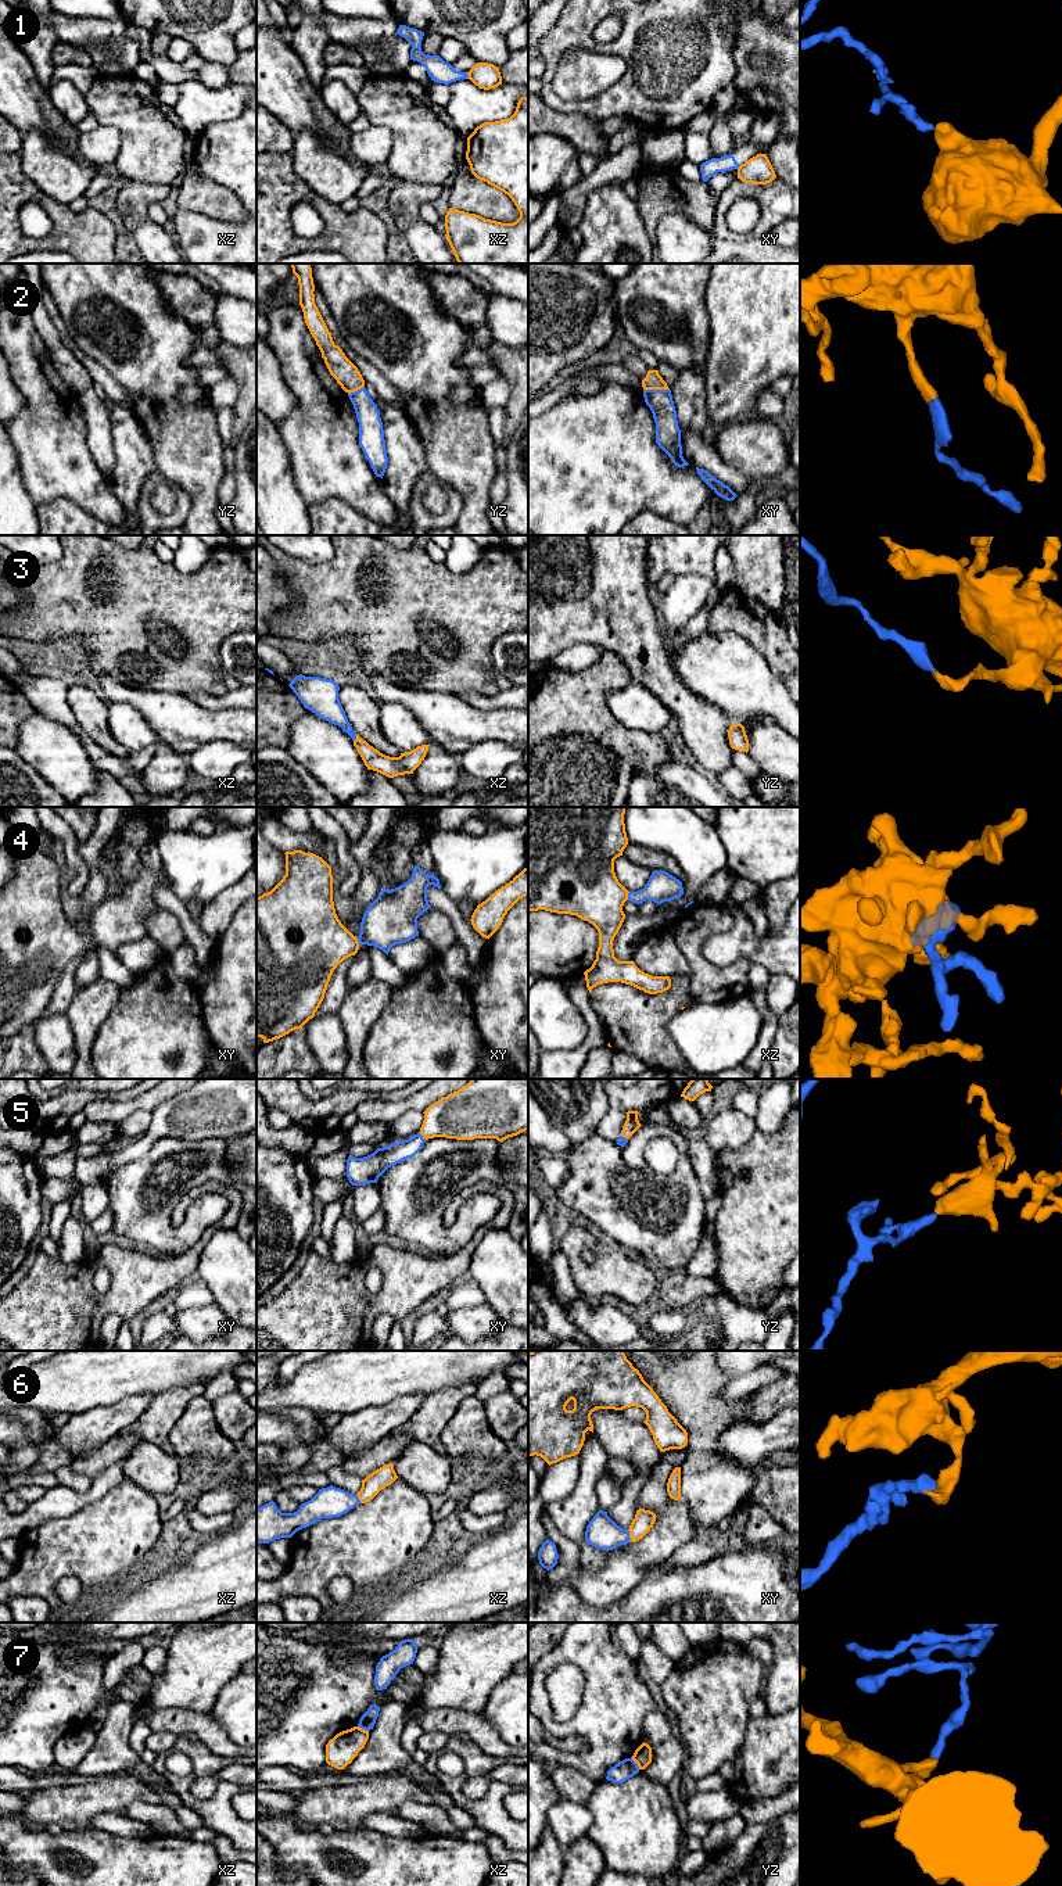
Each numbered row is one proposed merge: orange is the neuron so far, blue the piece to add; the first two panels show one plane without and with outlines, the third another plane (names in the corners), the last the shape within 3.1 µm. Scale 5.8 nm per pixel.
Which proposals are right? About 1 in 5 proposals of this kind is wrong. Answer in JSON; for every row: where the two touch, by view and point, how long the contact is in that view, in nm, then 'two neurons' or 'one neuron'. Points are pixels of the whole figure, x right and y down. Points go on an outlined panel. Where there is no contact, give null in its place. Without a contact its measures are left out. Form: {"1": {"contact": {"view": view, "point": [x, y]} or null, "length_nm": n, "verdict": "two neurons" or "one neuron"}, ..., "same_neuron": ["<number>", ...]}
{"1": {"contact": {"view": "xz", "point": [469, 76]}, "length_nm": 30, "verdict": "two neurons"}, "2": {"contact": {"view": "xy", "point": [656, 388]}, "length_nm": 150, "verdict": "one neuron"}, "3": {"contact": {"view": "xz", "point": [357, 738]}, "length_nm": 40, "verdict": "one neuron"}, "4": {"contact": {"view": "xz", "point": [627, 896]}, "length_nm": 50, "verdict": "one neuron"}, "5": {"contact": {"view": "xy", "point": [423, 1136]}, "length_nm": 60, "verdict": "one neuron"}, "6": {"contact": {"view": "xy", "point": [630, 1535]}, "length_nm": 70, "verdict": "one neuron"}, "7": {"contact": {"view": "yz", "point": [635, 1761]}, "length_nm": 90, "verdict": "two neurons"}, "same_neuron": ["2", "3", "4", "5", "6"]}

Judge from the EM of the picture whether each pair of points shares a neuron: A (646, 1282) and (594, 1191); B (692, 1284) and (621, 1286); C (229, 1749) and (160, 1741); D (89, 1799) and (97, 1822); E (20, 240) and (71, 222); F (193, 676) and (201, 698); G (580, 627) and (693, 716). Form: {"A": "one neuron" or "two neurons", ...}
{"A": "two neurons", "B": "two neurons", "C": "two neurons", "D": "two neurons", "E": "one neuron", "F": "two neurons", "G": "one neuron"}

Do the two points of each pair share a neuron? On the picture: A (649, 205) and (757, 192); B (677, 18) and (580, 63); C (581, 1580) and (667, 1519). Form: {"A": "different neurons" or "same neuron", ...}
{"A": "different neurons", "B": "different neurons", "C": "same neuron"}

